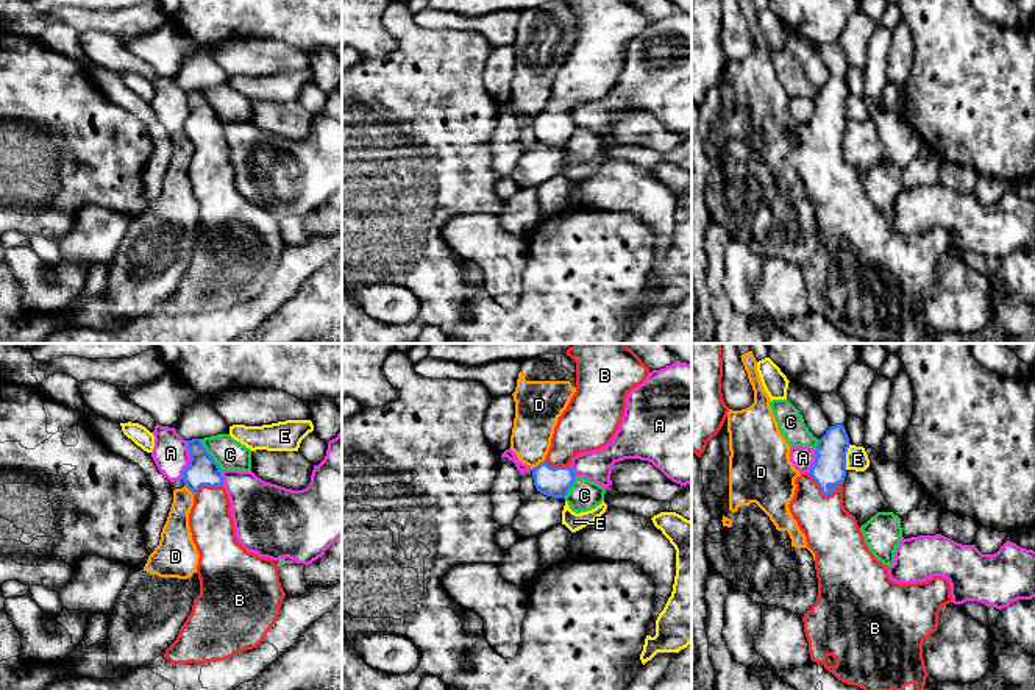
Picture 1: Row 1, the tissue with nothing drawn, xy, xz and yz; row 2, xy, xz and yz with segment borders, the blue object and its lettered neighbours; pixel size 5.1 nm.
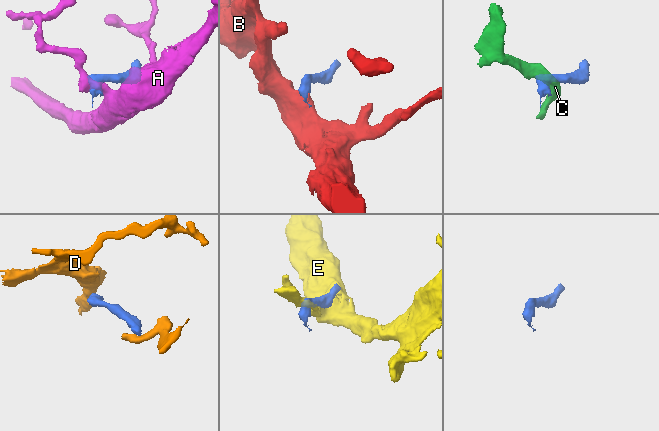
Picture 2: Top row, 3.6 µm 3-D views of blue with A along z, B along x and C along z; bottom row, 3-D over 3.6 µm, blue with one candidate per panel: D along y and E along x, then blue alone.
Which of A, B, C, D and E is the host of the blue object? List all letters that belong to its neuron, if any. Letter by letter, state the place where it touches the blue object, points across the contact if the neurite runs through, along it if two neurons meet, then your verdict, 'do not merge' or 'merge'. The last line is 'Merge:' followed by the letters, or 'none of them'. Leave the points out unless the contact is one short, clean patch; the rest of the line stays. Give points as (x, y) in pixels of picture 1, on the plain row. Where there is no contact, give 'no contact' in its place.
A: meets blue in xy at (191, 110); border along xy (186, 91), (189, 114), (181, 128); do not merge
B: meets blue in yz at (825, 145); runs through yz (829, 119), (825, 130), (825, 145), (825, 172), (832, 183); merge
C: meets blue in xy at (209, 105); border along xy (200, 89), (220, 119); do not merge
D: meets blue in xz at (539, 114); border along xz (544, 110), (531, 119); do not merge
E: meets blue in yz at (845, 106); do not merge
Merge: B

